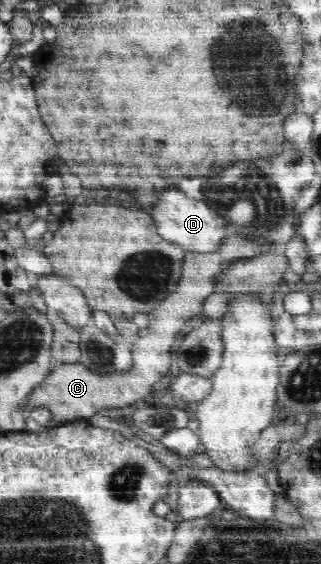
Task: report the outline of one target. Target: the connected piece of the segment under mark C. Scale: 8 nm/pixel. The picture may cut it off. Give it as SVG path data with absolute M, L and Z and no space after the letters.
M235 234L225 237L221 244L208 253L189 252L184 254L182 264L182 276L177 289L172 292L157 310L149 314L149 324L139 329L137 342L131 348L133 354L133 368L119 373L109 373L107 376L99 375L85 365L77 363L63 363L59 365L45 380L29 394L25 412L39 408L48 408L52 415L53 422L49 424L50 429L64 426L66 423L73 423L74 420L89 418L96 412L108 408L121 408L127 404L133 404L137 400L143 400L150 396L155 390L153 384L162 381L162 377L169 372L171 366L171 348L175 348L175 336L183 330L190 322L198 319L202 311L203 301L211 293L216 292L217 276L221 276L224 268L229 263L241 259L250 259L263 252L266 252L268 244L262 240L249 240Z

